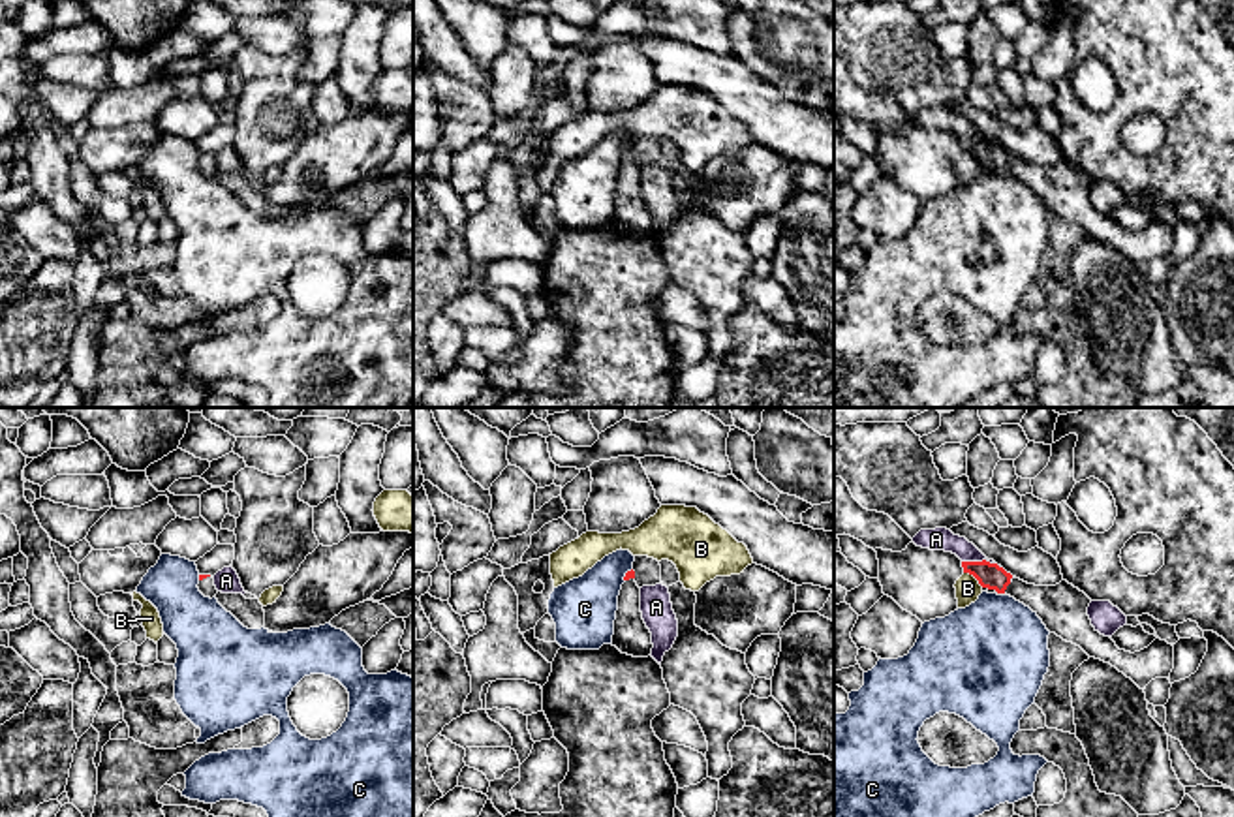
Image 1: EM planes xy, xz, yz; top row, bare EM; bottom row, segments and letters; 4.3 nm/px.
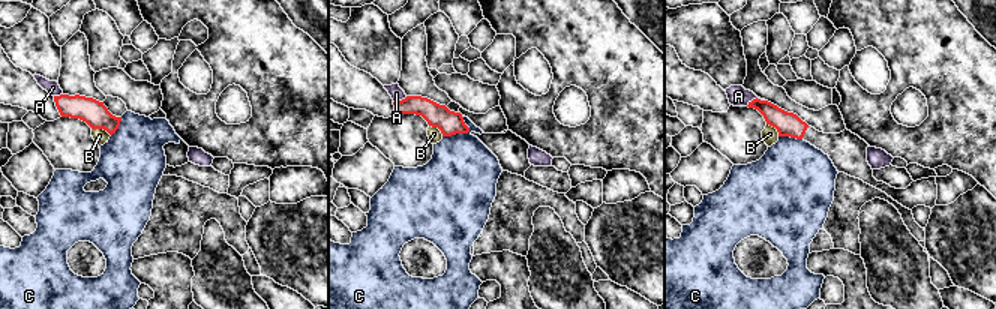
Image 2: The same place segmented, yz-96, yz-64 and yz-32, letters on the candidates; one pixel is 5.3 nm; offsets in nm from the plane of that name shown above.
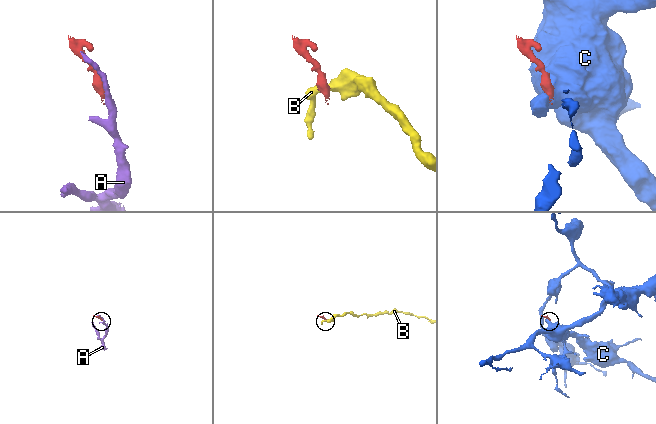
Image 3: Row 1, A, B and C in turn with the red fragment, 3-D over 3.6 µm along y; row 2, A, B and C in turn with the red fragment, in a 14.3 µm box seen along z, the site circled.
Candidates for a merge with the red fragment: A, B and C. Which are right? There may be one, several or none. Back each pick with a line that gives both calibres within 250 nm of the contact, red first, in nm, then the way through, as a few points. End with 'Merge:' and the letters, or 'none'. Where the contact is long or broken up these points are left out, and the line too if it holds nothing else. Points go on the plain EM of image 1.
Merge: none

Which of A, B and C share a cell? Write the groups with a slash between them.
A / B / C

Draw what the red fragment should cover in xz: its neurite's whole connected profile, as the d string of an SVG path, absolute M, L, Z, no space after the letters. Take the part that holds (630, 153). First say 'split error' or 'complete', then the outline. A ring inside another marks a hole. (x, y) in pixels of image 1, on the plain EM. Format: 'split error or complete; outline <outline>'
split error; outline M627 150L618 175L618 190L614 199L612 225L633 237L648 237L652 233L652 212L640 192L640 167L635 162L635 150Z

